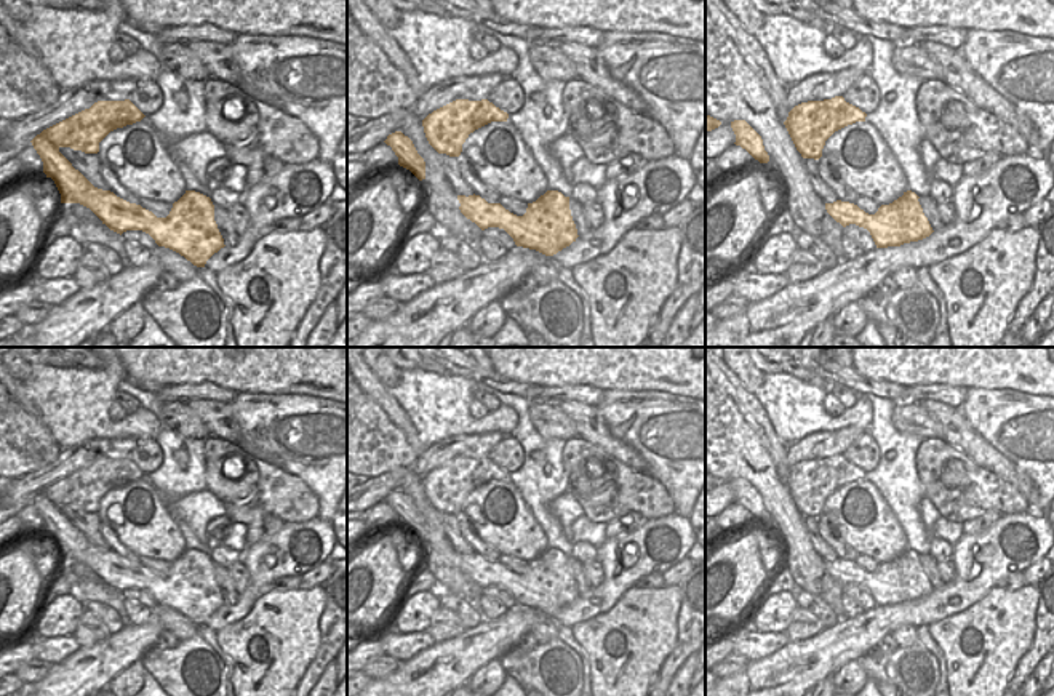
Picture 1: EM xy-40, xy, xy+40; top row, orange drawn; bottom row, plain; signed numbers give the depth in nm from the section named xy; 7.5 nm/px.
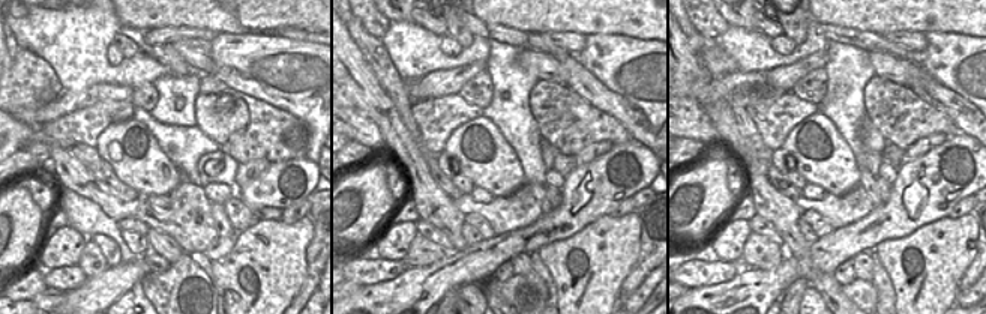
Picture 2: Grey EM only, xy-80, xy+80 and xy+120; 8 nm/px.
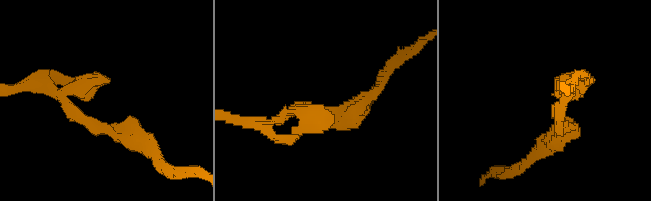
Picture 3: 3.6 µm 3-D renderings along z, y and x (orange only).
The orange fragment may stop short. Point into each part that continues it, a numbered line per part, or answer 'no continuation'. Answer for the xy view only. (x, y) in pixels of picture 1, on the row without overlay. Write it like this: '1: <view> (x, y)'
no continuation

